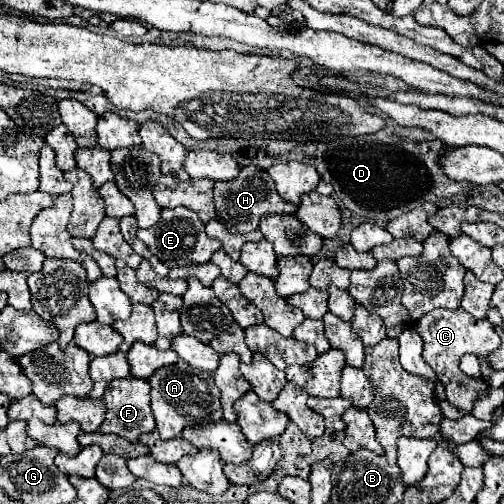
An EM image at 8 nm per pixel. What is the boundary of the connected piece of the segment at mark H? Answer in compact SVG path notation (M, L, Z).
M254 164L244 166L240 170L238 178L234 178L234 180L216 182L214 184L214 202L216 202L218 220L224 222L224 226L228 226L228 230L240 232L240 234L258 230L260 218L264 214L294 214L296 212L296 206L292 202L286 202L278 196L268 172L256 168Z

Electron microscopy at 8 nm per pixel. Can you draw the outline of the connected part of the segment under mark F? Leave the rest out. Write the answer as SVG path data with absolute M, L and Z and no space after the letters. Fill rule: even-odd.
M120 378L120 380L112 380L106 394L104 394L104 402L106 402L106 420L100 426L102 434L118 434L122 438L126 438L128 442L136 442L140 434L144 432L152 432L156 428L152 410L150 410L150 384L148 380L142 378Z

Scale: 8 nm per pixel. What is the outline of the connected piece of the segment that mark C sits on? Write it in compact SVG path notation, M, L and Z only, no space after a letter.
M464 308L432 310L418 320L416 332L424 340L424 354L422 356L424 356L426 364L436 372L438 380L444 384L446 400L454 406L460 406L460 410L464 410L464 414L470 414L474 400L478 398L480 392L484 392L488 388L488 384L484 378L470 378L464 372L460 372L460 368L458 368L460 356L464 356L464 354L488 356L492 350L496 350L496 346L500 346L500 336L492 330L492 324L488 320L476 320Z

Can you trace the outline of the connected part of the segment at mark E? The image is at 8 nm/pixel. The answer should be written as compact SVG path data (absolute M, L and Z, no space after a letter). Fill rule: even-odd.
M164 208L160 220L152 228L138 230L136 234L140 240L146 242L148 250L160 262L164 262L168 268L176 268L176 266L184 266L184 264L210 262L212 254L222 248L222 244L218 240L212 240L206 236L204 224L200 222L198 214L188 210L188 208Z

